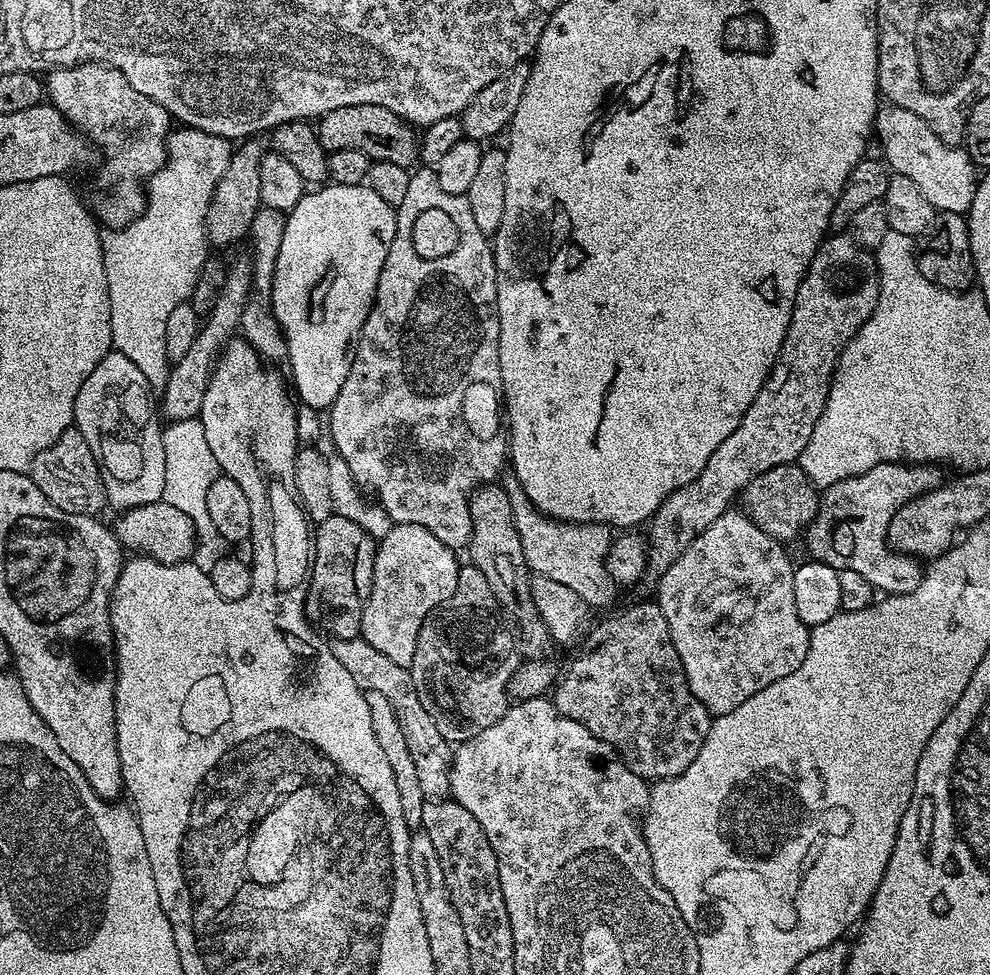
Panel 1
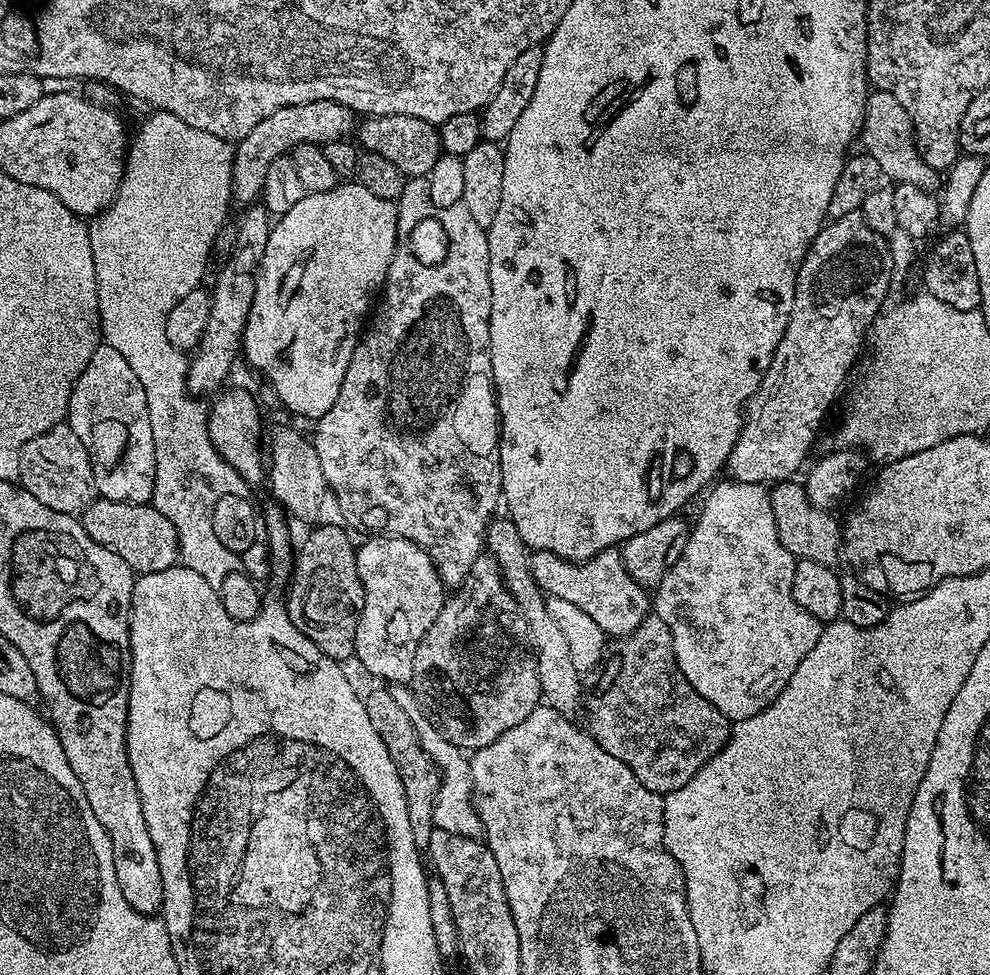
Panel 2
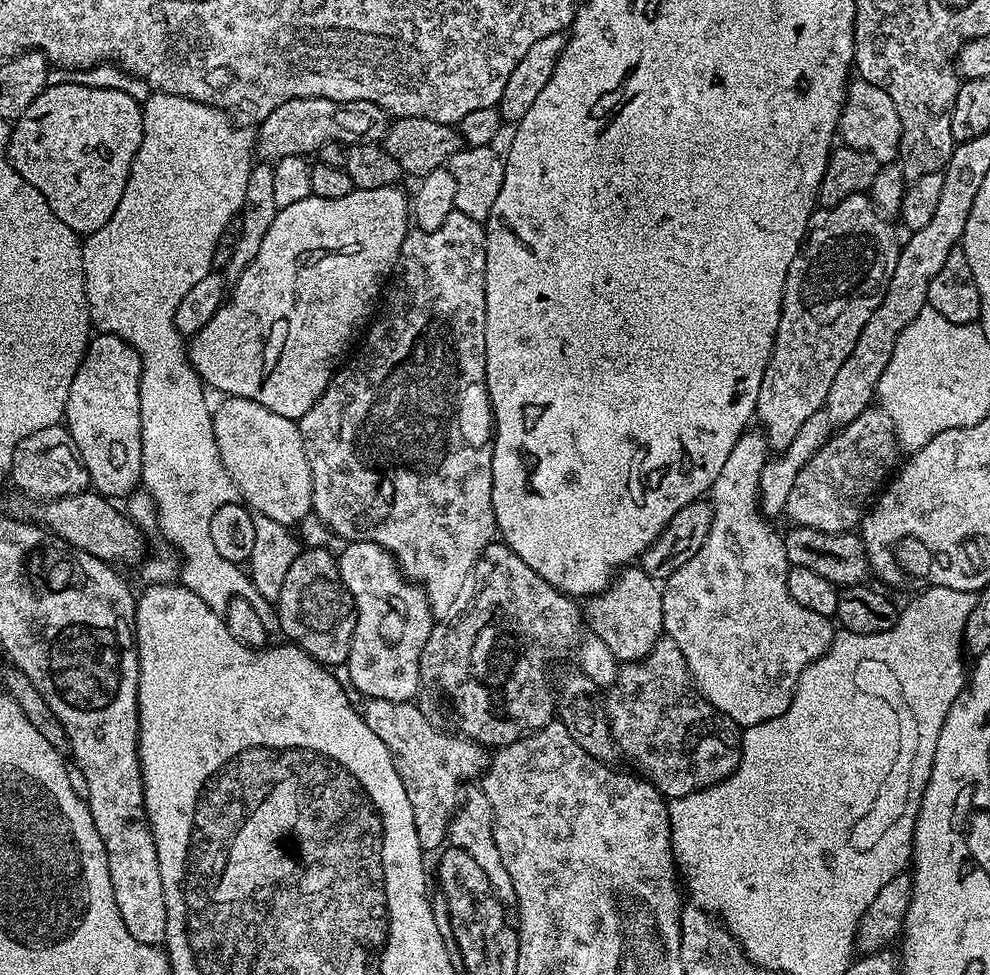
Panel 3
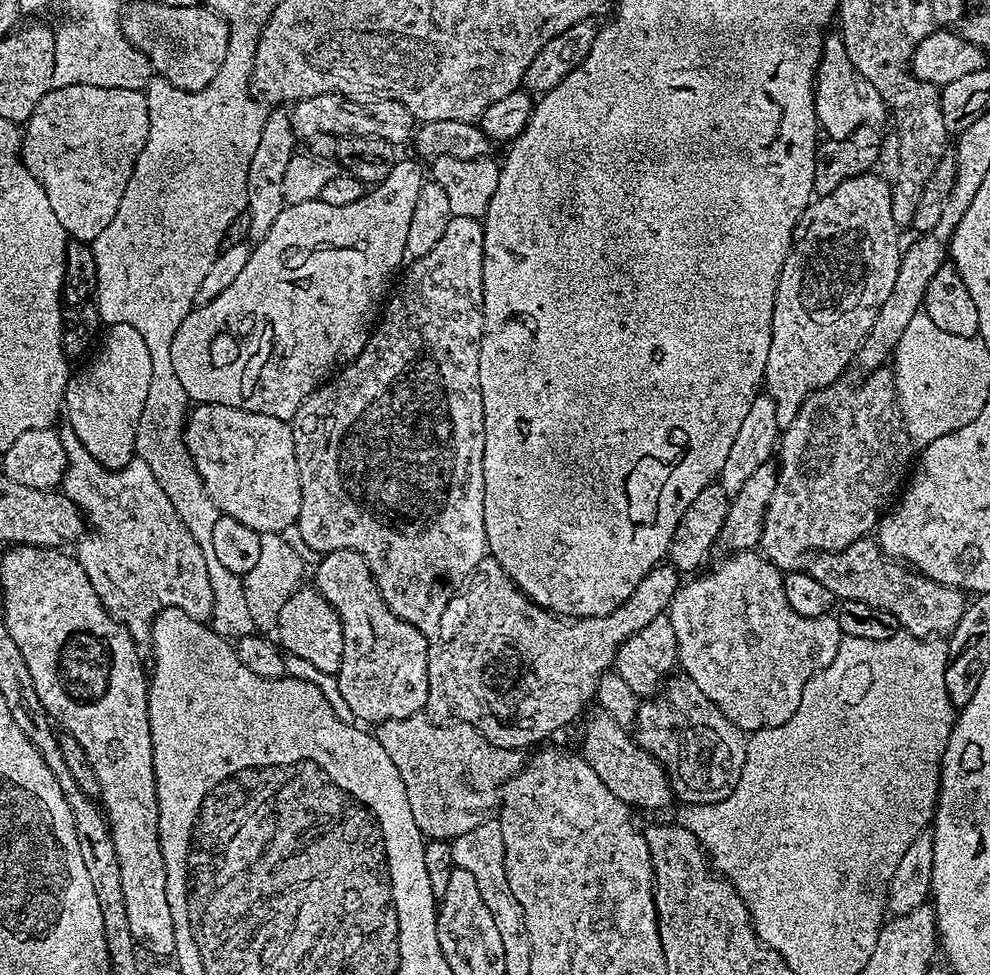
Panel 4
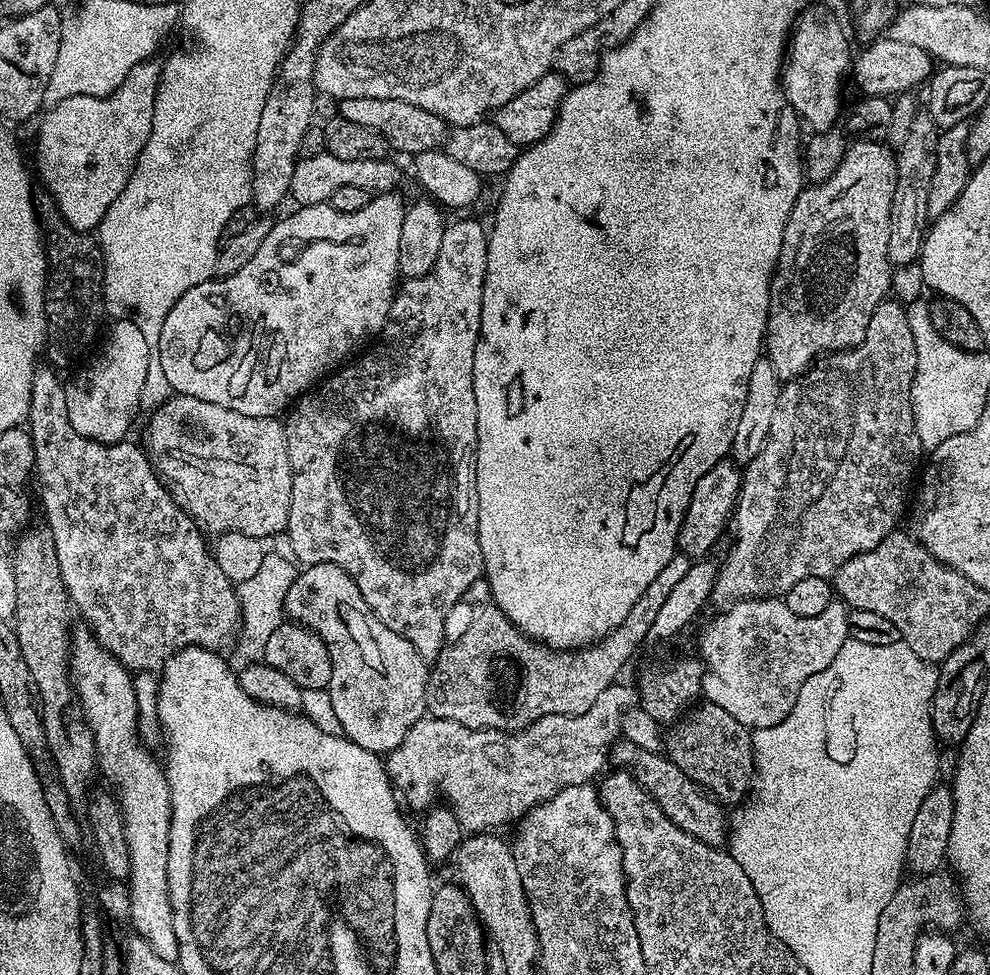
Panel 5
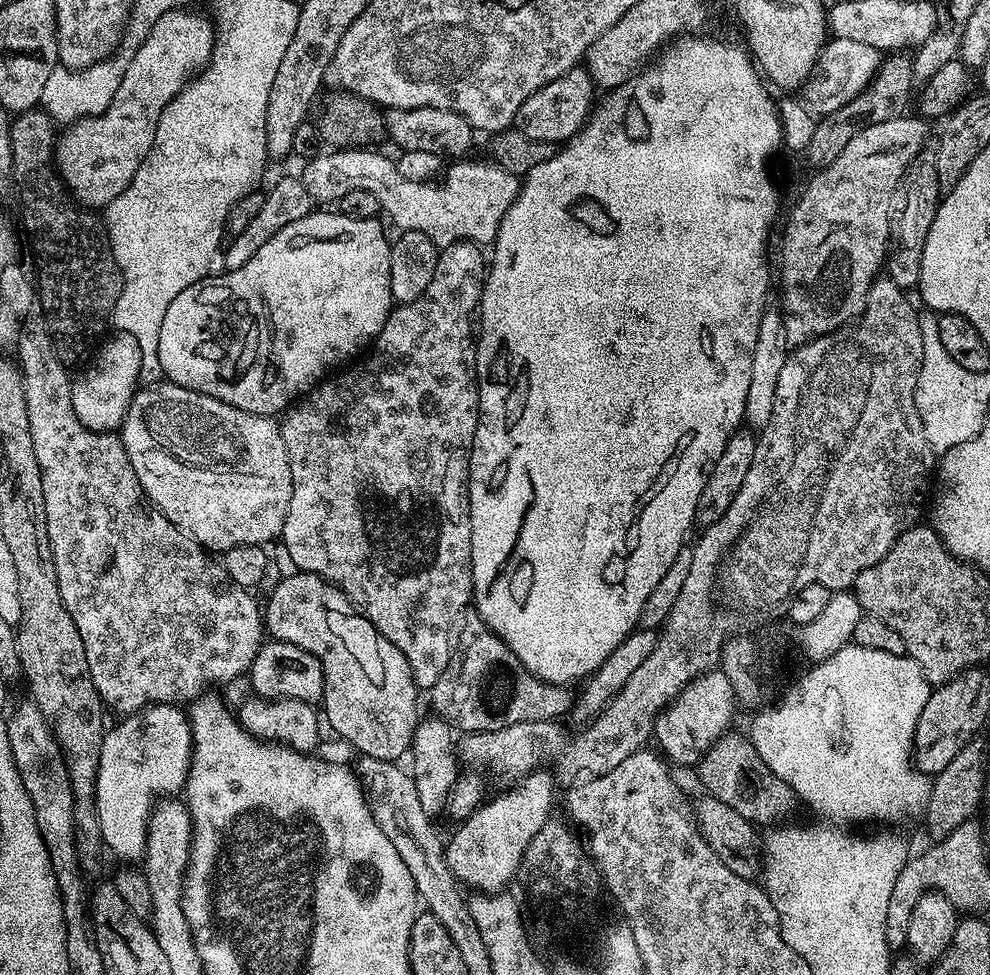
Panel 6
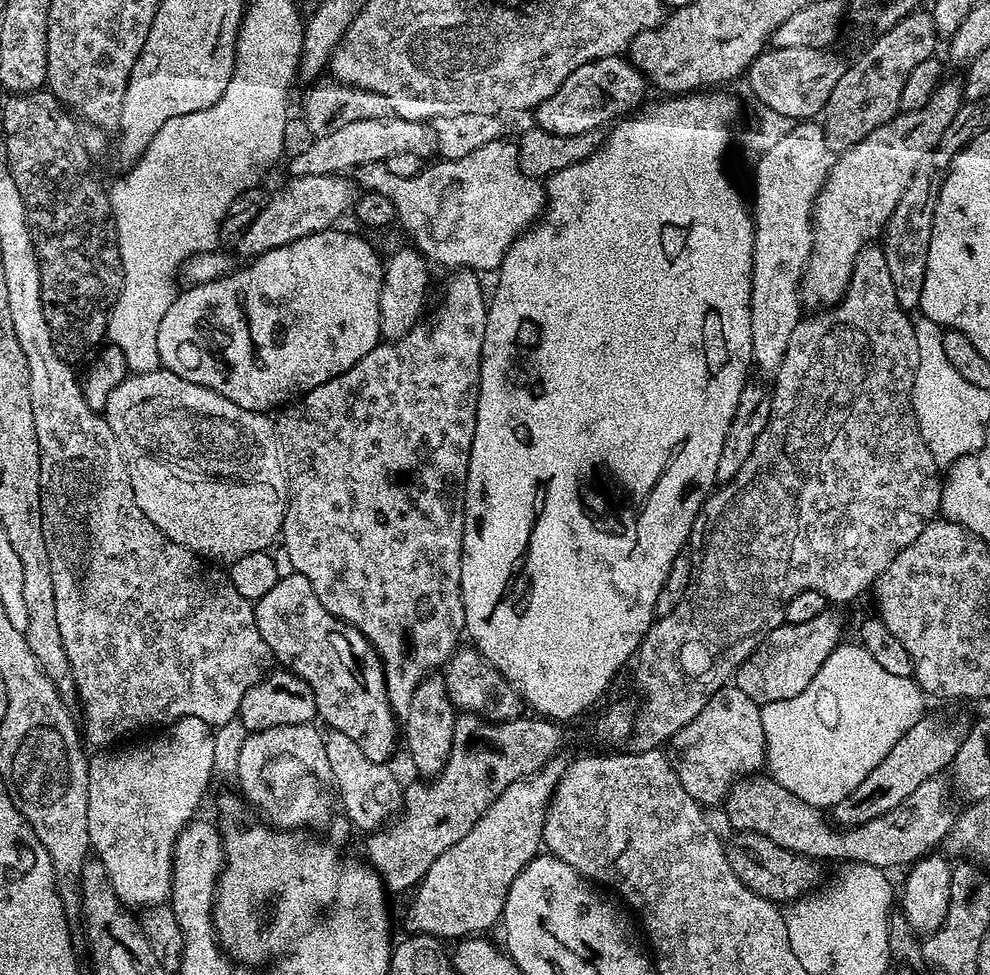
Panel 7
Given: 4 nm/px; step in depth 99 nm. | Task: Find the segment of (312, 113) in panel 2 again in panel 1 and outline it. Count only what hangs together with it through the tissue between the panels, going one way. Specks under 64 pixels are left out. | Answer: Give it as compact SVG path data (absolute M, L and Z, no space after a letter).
M249 138L233 151L230 166L226 166L226 174L218 178L218 186L214 186L214 194L210 198L210 206L204 219L204 234L209 245L224 248L227 244L236 244L252 231L252 223L257 212L262 208L260 203L260 163L266 154L261 141Z

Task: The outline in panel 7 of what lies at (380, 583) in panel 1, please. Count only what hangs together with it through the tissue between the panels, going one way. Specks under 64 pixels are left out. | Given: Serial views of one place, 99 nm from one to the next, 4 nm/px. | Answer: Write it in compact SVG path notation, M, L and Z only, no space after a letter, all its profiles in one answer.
M297 572L280 578L274 590L255 601L254 607L258 630L269 653L314 690L319 719L324 719L331 731L346 734L366 758L388 764L396 742L398 746L398 718L388 701L384 661L372 643L358 629L330 614L330 610L318 602L314 586Z

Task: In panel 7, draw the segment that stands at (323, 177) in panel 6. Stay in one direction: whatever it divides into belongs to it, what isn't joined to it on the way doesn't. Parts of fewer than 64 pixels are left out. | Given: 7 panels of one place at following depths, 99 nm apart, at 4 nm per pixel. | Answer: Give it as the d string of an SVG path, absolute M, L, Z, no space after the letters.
M501 138L494 142L486 142L486 146L478 146L478 150L474 150L474 154L466 154L466 158L458 158L457 160L440 160L429 166L421 167L418 174L414 174L414 178L398 178L398 174L390 174L387 163L382 164L364 164L362 167L355 169L354 180L363 191L377 192L383 194L386 198L390 198L390 202L396 211L396 218L399 227L404 227L408 231L408 236L418 251L423 254L433 265L445 264L448 270L471 270L477 274L485 274L484 272L495 273L499 269L502 258L506 254L506 250L510 250L510 246L518 239L522 232L527 232L533 224L536 223L538 217L544 211L546 203L546 188L537 177L528 176L522 170L522 166L518 162L518 147L512 144L507 138Z

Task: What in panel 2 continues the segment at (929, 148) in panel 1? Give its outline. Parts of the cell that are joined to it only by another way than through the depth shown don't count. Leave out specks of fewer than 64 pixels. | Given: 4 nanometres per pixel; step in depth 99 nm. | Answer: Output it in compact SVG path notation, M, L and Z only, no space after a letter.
M876 90L869 95L868 101L864 103L864 124L860 127L858 140L859 143L864 143L863 151L866 155L878 162L881 177L888 179L889 176L892 182L929 190L937 187L937 169L926 166L912 134L912 119L908 117L898 98L894 98L894 94Z

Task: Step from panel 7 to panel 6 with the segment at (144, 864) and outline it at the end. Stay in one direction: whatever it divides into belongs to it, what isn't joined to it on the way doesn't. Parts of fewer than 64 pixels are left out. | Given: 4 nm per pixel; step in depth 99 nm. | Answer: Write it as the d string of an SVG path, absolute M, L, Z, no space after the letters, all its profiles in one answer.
M149 704L141 712L125 715L121 724L107 729L102 738L102 754L98 758L96 779L96 813L98 826L102 826L105 849L120 862L143 861L148 837L148 820L161 798L172 798L188 782L192 765L192 724L188 712L175 704Z

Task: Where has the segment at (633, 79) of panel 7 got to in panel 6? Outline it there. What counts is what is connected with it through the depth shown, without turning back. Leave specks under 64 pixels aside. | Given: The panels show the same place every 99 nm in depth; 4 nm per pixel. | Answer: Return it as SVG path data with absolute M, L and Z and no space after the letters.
M587 67L572 68L562 74L562 78L554 78L554 82L542 86L542 90L534 90L534 94L530 94L526 102L522 102L516 115L515 127L526 134L526 138L534 138L534 142L563 145L578 135L580 127L592 115L596 92L598 93L597 85L592 83L592 75Z

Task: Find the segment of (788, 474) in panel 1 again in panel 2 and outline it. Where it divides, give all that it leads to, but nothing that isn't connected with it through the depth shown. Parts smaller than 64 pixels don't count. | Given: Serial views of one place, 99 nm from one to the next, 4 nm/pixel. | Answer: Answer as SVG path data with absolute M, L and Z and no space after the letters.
M795 479L782 480L771 485L768 497L774 510L774 526L778 530L778 542L801 560L835 565L842 556L842 526L831 511L816 508L810 502L808 489Z

